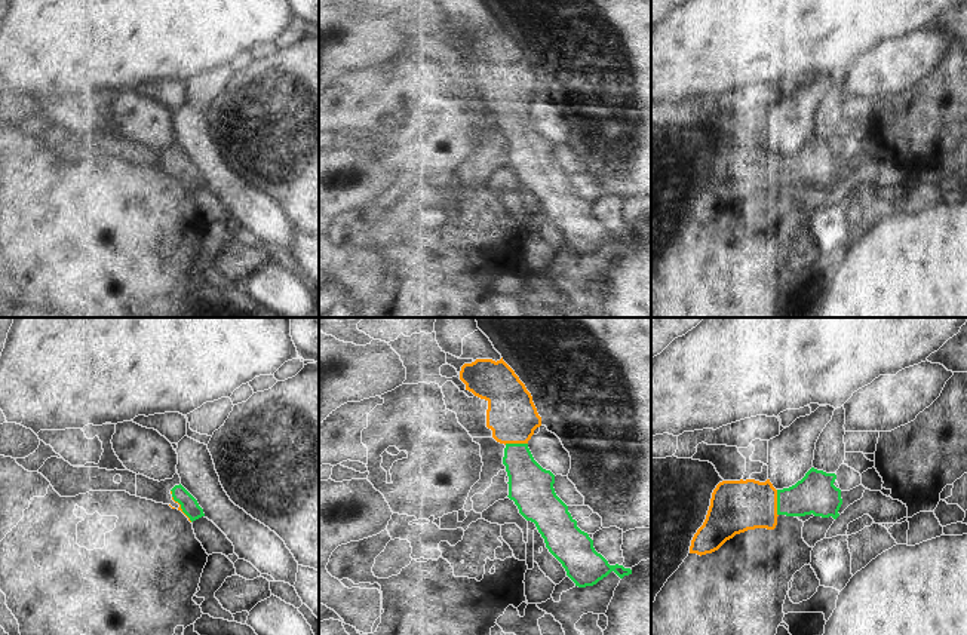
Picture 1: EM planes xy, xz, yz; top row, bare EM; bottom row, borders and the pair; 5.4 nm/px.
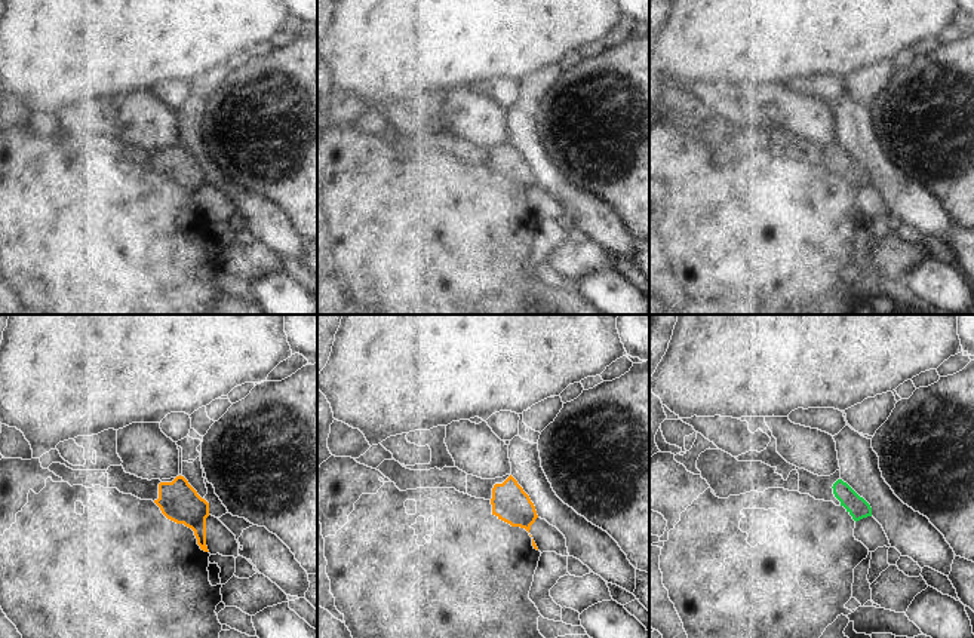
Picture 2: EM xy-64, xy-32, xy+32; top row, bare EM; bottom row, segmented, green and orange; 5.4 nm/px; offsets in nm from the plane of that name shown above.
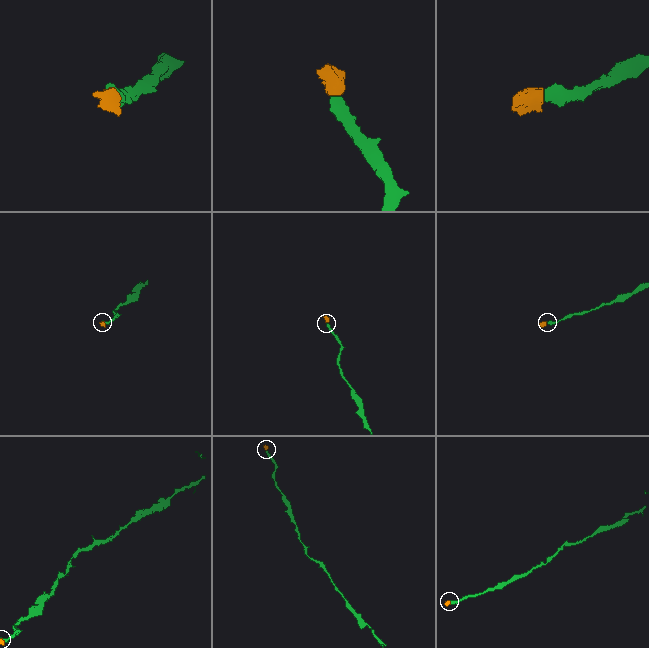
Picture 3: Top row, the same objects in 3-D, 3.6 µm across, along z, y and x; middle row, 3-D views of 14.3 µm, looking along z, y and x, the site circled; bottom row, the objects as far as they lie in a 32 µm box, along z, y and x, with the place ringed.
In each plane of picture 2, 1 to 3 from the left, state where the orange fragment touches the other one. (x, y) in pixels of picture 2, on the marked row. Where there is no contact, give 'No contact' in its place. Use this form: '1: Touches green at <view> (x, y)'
1: No contact
2: No contact
3: No contact

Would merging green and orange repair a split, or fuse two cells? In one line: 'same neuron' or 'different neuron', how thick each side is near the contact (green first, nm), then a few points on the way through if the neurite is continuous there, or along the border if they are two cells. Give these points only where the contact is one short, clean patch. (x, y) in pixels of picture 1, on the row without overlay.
same neuron | 220/280 nm

